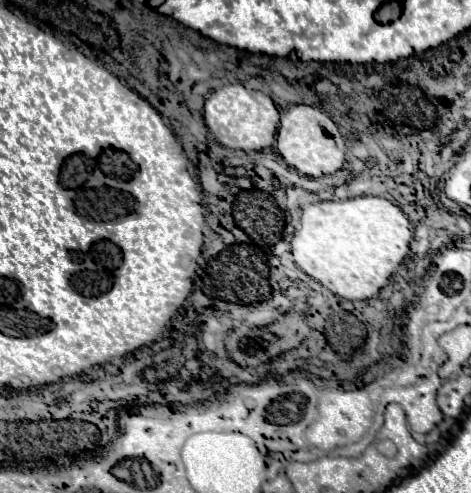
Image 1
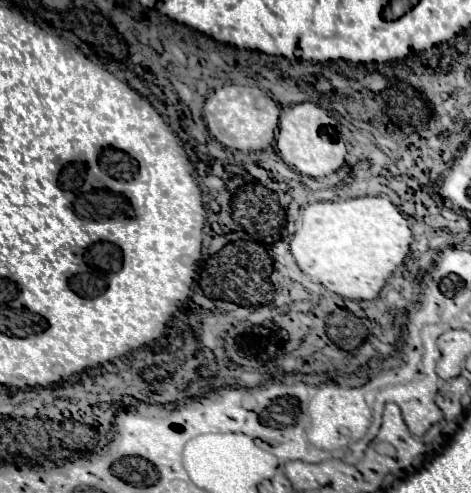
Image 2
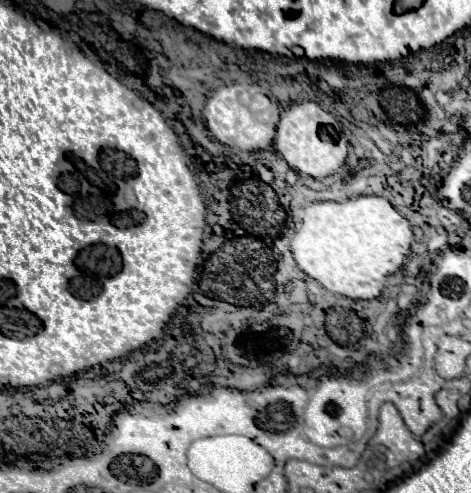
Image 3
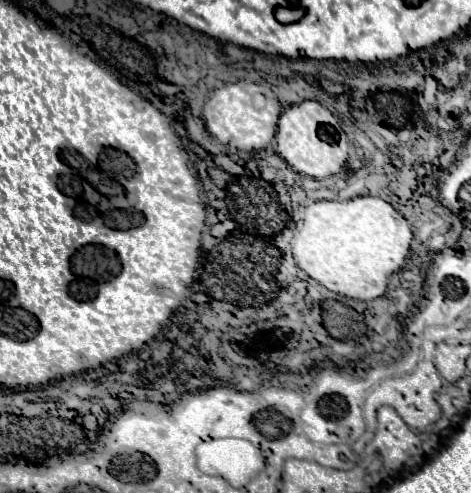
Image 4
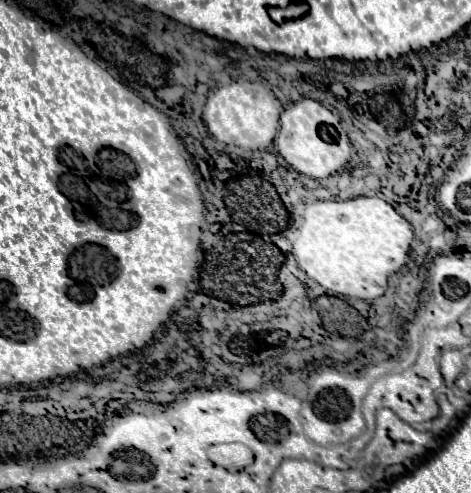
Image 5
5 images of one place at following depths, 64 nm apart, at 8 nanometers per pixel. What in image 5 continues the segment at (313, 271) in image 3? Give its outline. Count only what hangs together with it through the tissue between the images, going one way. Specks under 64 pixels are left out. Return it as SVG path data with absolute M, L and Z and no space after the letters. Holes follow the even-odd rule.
M358 196L344 202L316 200L304 208L294 238L294 256L312 280L332 294L372 300L384 294L388 276L406 264L412 240L412 226L380 198Z

